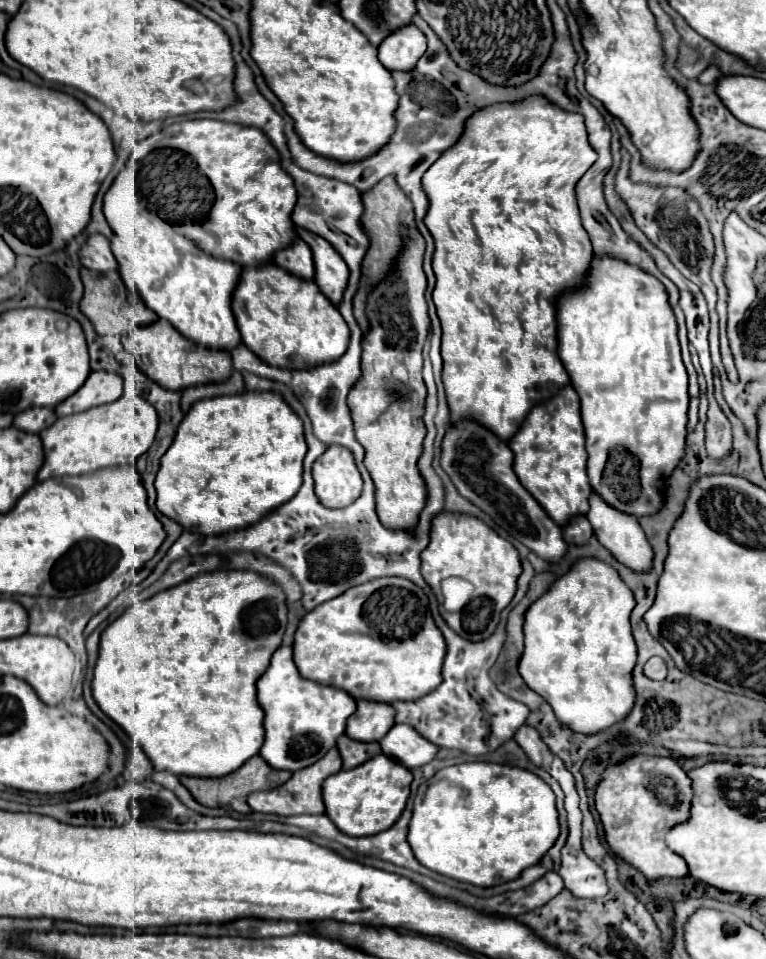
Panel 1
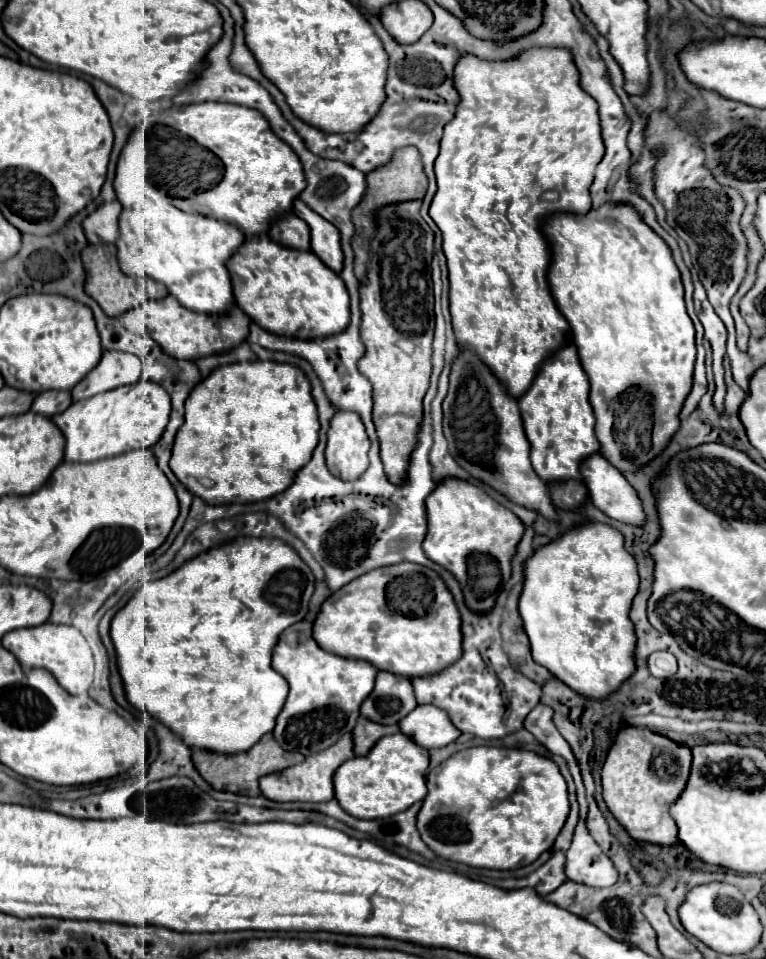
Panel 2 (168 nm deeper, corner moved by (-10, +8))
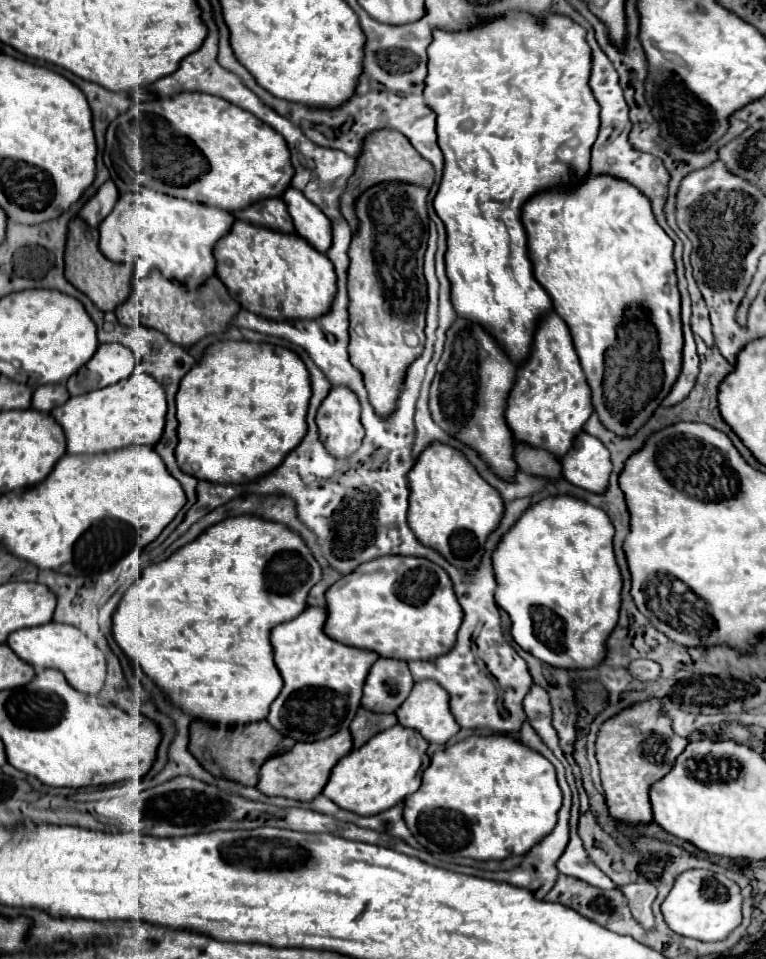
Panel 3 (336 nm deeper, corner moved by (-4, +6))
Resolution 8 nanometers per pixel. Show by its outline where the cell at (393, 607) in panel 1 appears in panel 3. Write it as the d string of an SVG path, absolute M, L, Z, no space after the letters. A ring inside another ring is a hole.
M378 556L366 564L360 564L354 572L342 576L326 592L326 634L342 640L344 644L374 650L380 656L410 660L430 660L446 654L454 642L462 624L462 608L456 600L452 580L444 568L418 556Z

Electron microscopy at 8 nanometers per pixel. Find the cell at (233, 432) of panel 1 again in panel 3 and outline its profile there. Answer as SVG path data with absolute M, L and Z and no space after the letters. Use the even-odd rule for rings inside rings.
M224 340L208 346L200 362L182 378L176 394L176 416L180 422L176 446L178 466L186 474L220 484L254 482L266 476L304 438L310 396L310 374L298 354L288 348L246 340Z

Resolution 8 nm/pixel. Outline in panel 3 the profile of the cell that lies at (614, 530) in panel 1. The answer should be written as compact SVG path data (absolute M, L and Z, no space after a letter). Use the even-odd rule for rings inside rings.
M580 432L574 438L574 446L560 458L562 476L586 490L604 492L610 476L610 452L592 434Z

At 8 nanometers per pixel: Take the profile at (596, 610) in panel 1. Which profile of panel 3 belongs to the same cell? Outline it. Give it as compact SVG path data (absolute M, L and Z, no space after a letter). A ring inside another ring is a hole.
M548 496L528 506L520 514L520 518L512 524L512 528L500 538L498 546L494 548L492 552L492 566L494 566L494 576L496 576L494 600L510 616L512 638L524 650L532 652L538 660L546 664L556 664L556 668L590 668L590 664L598 664L598 660L602 660L602 642L606 640L606 636L610 636L610 628L614 628L614 624L618 622L618 600L620 600L620 590L622 590L622 576L618 572L616 556L612 550L612 536L614 536L614 526L602 508L596 508L574 496Z

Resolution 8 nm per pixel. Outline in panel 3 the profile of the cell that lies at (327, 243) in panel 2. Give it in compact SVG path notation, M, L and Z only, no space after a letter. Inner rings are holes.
M290 186L282 194L282 200L286 202L288 212L294 220L296 234L306 238L316 250L326 252L330 248L332 228L330 228L330 220L324 216L324 212L318 206L314 206L302 192L298 192L296 188L290 188Z

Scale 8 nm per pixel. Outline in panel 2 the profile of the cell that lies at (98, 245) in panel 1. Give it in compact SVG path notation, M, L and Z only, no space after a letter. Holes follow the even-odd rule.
M116 200L106 202L84 220L84 232L90 244L116 244L120 210L122 206Z

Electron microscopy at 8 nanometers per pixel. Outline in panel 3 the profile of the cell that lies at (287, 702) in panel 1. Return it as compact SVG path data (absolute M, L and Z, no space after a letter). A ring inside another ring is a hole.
M308 606L300 616L278 624L270 638L276 666L284 678L284 688L272 702L266 720L282 732L282 736L290 736L296 742L322 740L342 728L348 728L360 708L366 676L378 660L378 654L372 650L346 646L326 636L326 616L326 608Z

